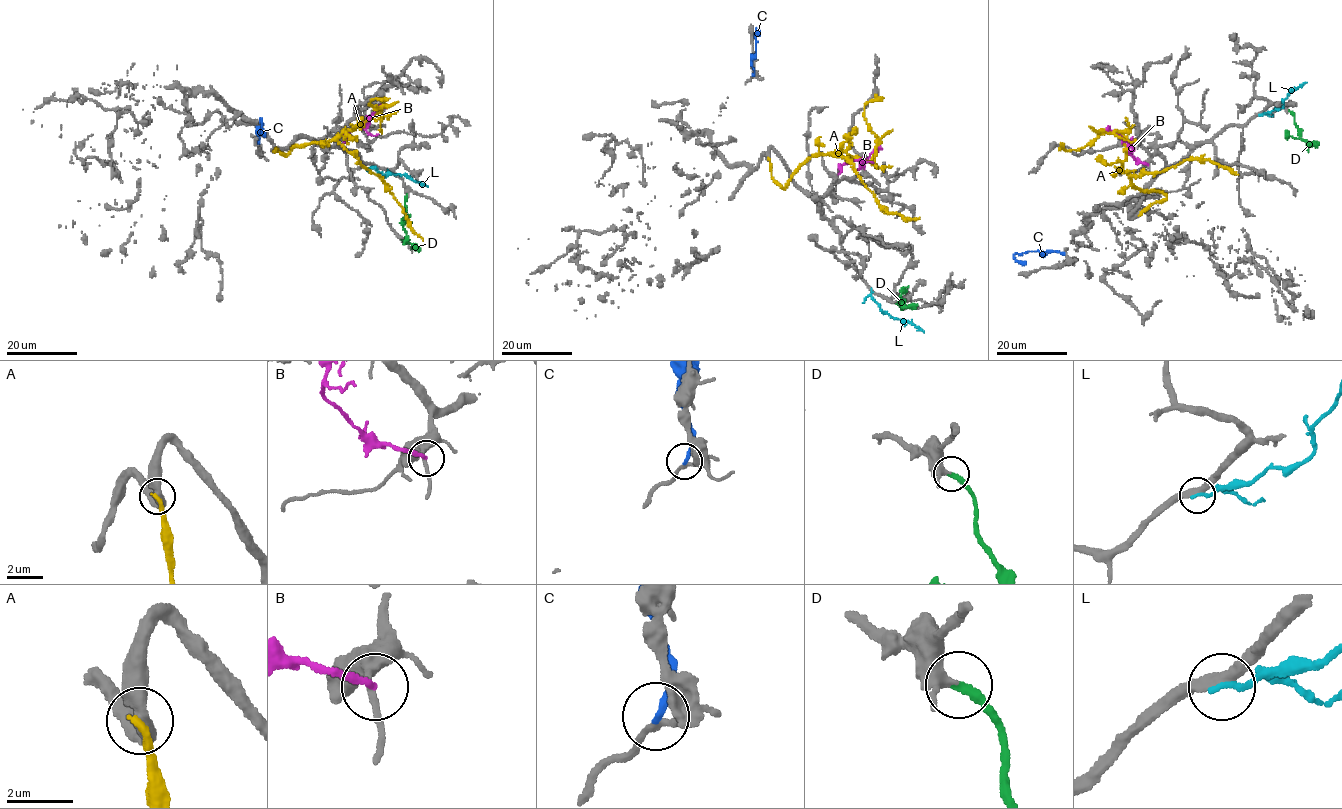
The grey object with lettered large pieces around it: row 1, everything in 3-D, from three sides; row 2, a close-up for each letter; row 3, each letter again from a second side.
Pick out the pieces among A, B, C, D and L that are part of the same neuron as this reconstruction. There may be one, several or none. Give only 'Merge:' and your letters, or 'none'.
Merge: D

